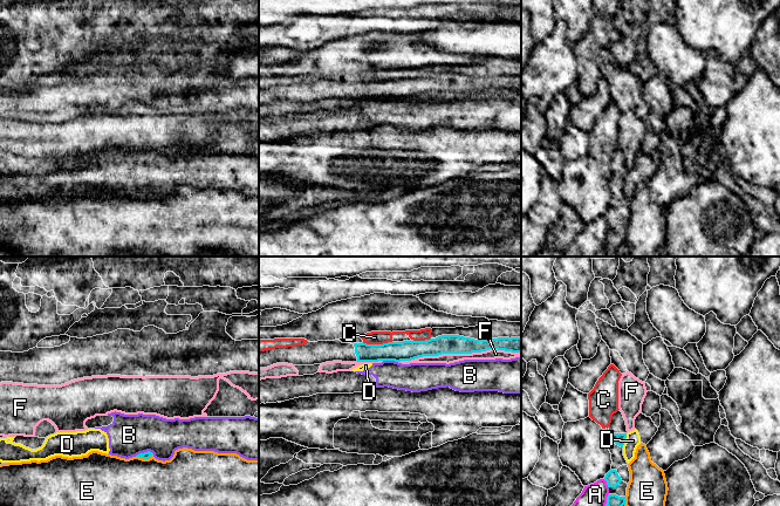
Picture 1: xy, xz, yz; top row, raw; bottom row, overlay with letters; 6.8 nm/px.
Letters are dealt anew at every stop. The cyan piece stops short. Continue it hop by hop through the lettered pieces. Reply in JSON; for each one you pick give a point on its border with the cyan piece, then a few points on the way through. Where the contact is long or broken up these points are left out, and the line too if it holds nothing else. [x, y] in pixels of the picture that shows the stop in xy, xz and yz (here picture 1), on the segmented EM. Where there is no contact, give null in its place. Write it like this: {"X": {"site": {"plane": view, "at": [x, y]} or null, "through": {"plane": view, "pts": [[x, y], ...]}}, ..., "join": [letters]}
{"join": []}

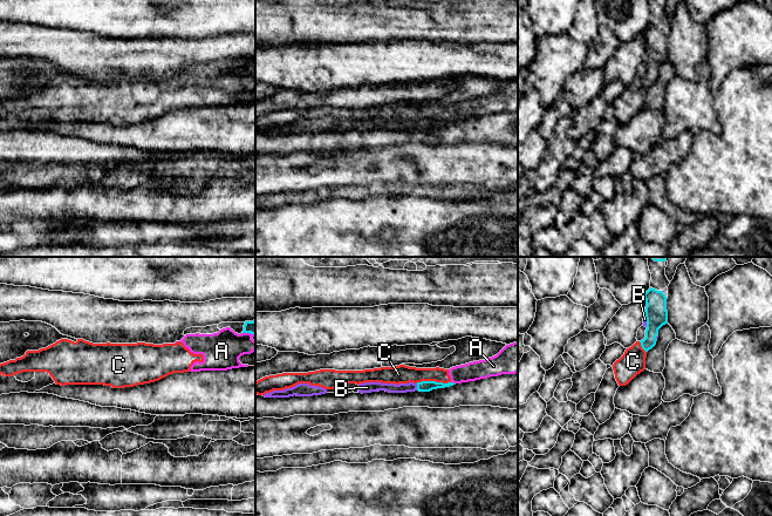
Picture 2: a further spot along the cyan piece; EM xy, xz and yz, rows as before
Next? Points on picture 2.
{"B": {"site": {"plane": "xz", "at": [417, 387]}}, "join": ["B"]}

